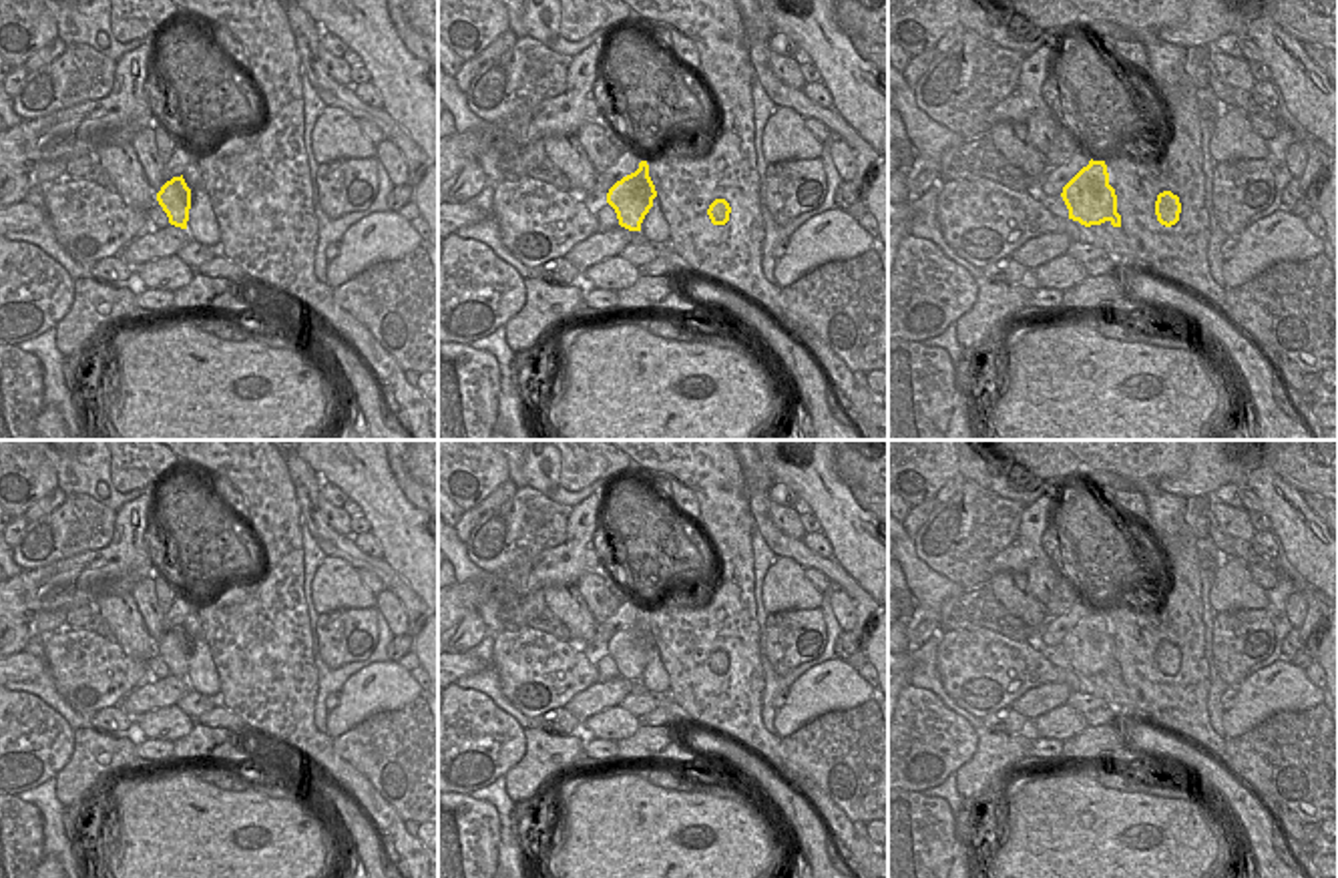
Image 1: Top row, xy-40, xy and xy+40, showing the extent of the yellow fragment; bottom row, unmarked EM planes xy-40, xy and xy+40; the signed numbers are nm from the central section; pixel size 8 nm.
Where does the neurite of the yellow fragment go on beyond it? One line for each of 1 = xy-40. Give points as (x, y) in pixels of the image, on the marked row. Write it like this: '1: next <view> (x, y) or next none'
1: next none

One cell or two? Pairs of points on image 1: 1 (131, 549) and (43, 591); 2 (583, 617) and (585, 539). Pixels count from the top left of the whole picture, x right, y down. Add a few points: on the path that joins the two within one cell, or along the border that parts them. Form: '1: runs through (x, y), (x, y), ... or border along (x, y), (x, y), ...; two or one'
1: runs through (109, 571), (77, 577), (65, 585); one
2: border along (575, 583), (543, 589); two

